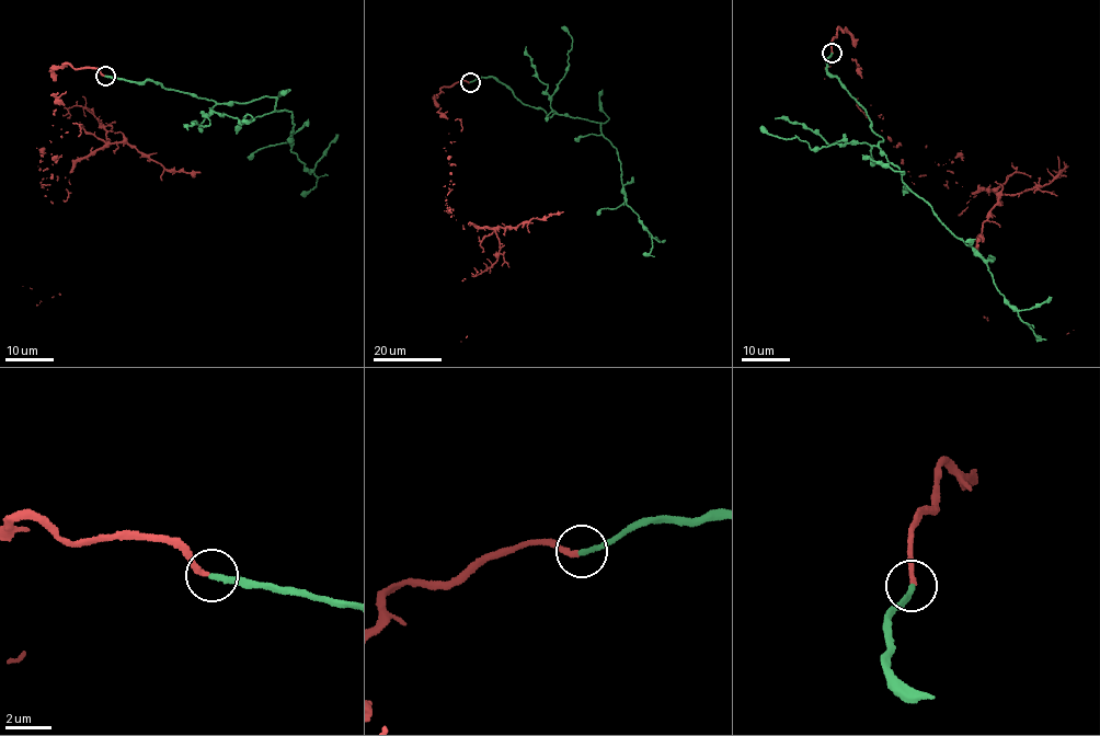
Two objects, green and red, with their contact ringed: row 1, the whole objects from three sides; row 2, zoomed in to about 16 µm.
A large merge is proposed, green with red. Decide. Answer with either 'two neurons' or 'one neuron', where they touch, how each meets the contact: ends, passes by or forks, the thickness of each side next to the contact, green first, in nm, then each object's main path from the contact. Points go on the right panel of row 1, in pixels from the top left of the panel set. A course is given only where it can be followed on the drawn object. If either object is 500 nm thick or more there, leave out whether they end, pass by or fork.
one neuron; place (832, 53); green ends; red ends; calibres 240 and 220 nm; course green (832, 53), (828, 73), (864, 110), (902, 182), (970, 245), (1038, 338); course red (832, 53), (848, 31), (858, 108), (908, 172), (942, 164), (972, 192), (987, 320), (1074, 330)

